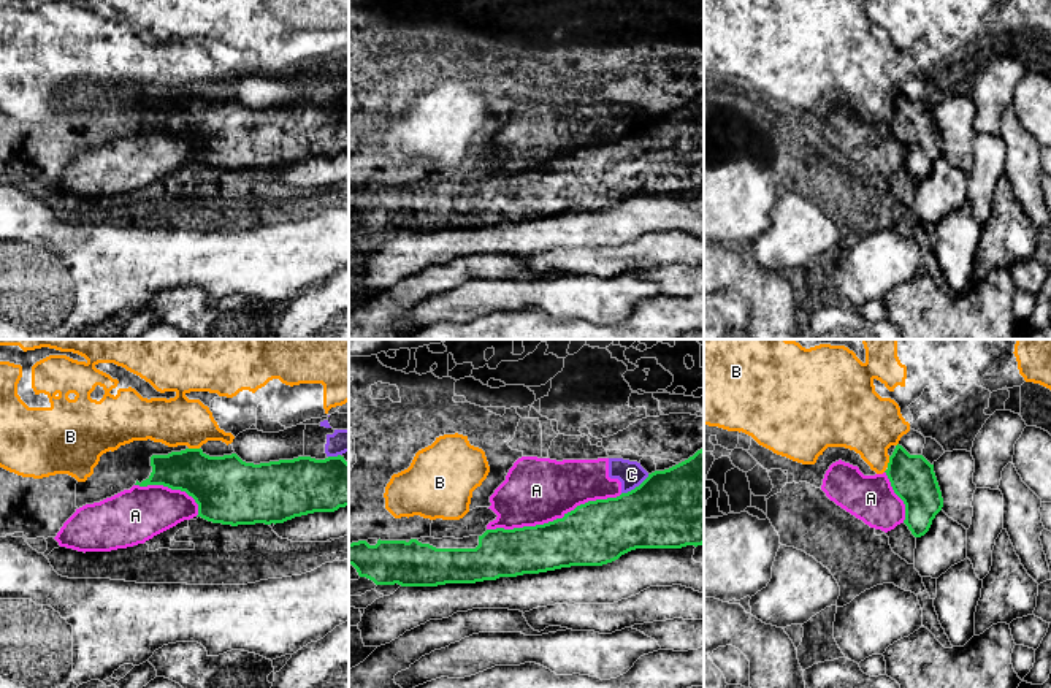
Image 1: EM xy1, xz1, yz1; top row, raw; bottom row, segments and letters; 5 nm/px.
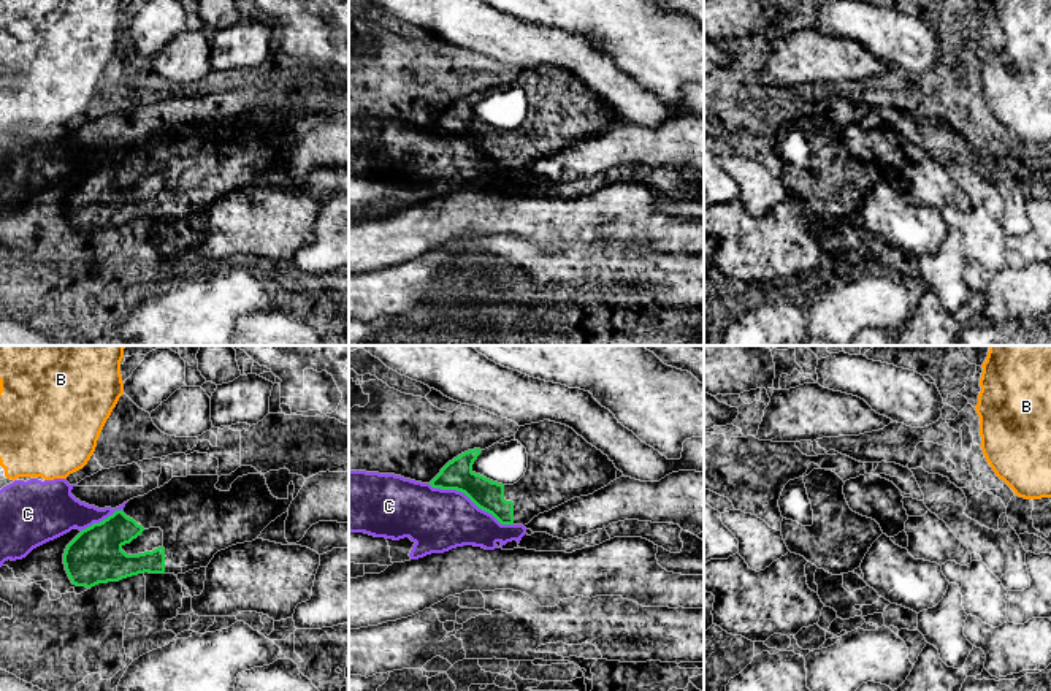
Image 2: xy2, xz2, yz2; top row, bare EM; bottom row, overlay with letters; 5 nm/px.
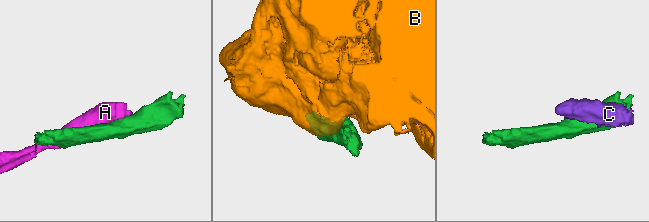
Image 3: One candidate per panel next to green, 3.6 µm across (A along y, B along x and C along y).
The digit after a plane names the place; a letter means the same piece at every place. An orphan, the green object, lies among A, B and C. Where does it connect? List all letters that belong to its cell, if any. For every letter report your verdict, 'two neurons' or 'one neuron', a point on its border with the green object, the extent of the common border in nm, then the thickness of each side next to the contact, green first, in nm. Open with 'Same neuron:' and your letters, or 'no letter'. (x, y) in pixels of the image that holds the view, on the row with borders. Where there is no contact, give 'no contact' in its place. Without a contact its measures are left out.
Same neuron: no letter
A: two neurons; meets green in xz1 at (554, 520); contact 700 nm long; 320 nm thick on the green side, 340 nm on the other
B: two neurons; meets green in xy1 at (194, 449); contact 60 nm long; 320 nm thick on the green side, 240 nm on the other
C: two neurons; meets green in xz2 at (471, 500); contact 480 nm long; 160 nm thick on the green side, 320 nm on the other

